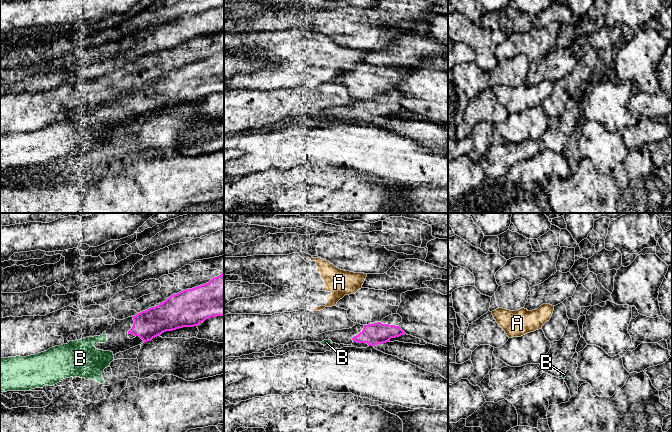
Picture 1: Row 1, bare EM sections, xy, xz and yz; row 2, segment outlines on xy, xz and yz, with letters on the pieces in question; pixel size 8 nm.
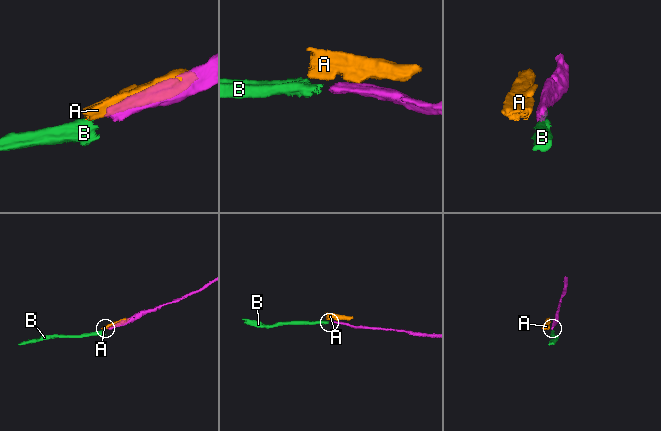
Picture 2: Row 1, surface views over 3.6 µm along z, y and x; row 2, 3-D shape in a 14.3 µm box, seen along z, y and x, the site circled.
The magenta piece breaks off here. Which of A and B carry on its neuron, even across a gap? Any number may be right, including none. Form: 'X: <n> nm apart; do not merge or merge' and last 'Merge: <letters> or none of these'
A: 260 nm apart; do not merge
B: 170 nm apart; merge
Merge: B

